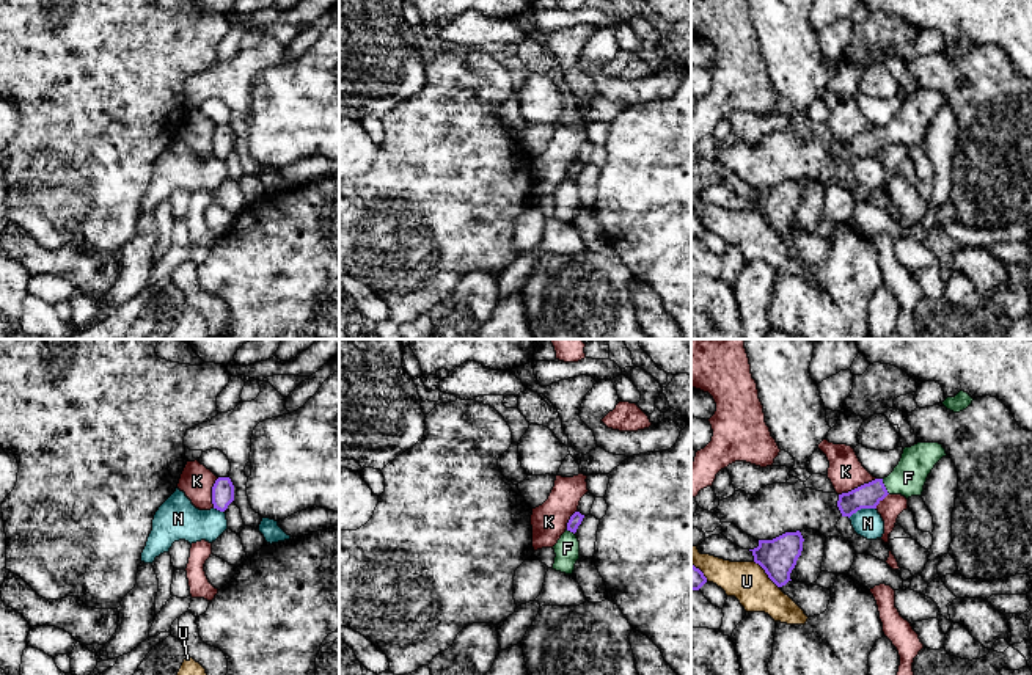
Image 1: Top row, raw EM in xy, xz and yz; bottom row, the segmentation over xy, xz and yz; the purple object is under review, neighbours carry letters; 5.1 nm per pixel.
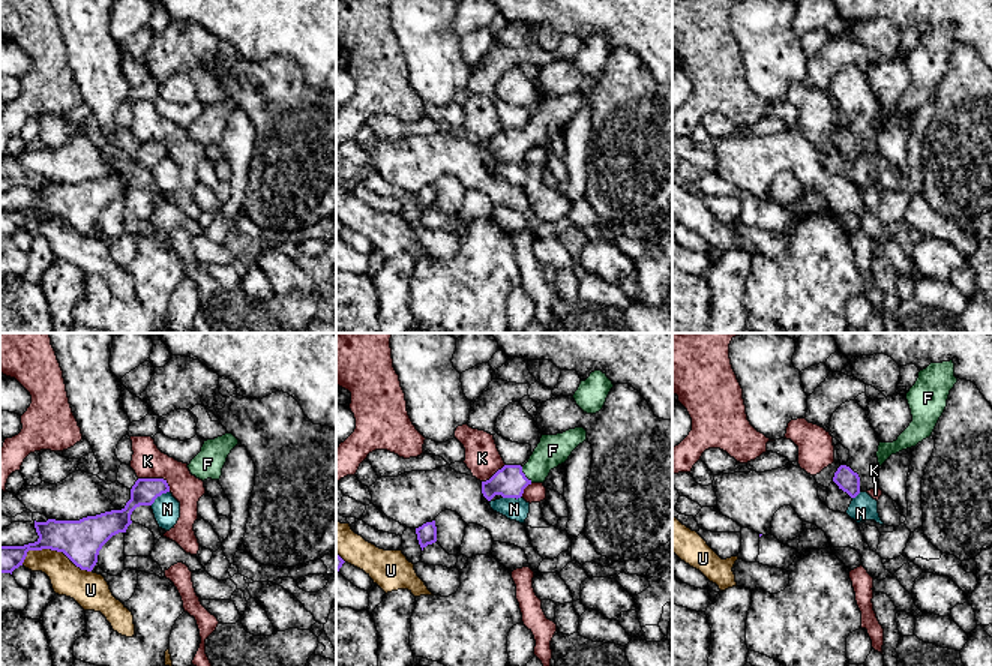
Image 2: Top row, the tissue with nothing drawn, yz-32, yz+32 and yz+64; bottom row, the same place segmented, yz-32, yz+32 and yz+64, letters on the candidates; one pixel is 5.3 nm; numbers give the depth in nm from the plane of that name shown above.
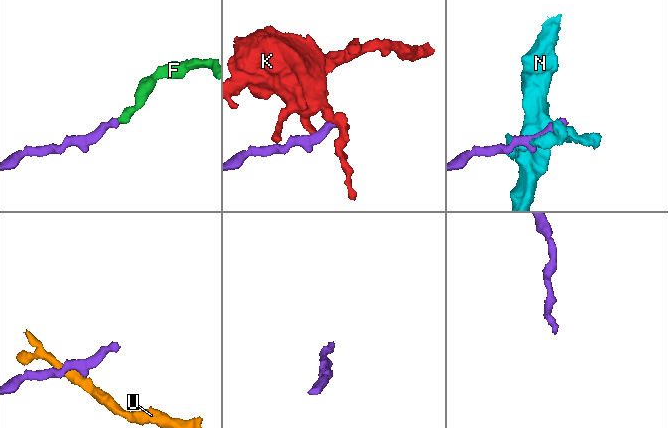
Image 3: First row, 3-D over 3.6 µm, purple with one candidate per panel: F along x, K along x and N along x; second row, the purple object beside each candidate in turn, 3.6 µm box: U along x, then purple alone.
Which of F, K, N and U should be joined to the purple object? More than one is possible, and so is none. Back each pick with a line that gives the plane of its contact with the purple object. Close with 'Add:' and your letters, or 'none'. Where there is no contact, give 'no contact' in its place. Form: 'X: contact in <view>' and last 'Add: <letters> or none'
F: contact in yz
Add: F

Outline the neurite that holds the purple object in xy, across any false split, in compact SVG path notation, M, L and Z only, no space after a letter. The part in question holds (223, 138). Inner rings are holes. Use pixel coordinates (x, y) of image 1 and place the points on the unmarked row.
M218 126L212 135L214 157L225 160L234 149L234 133L229 126Z

